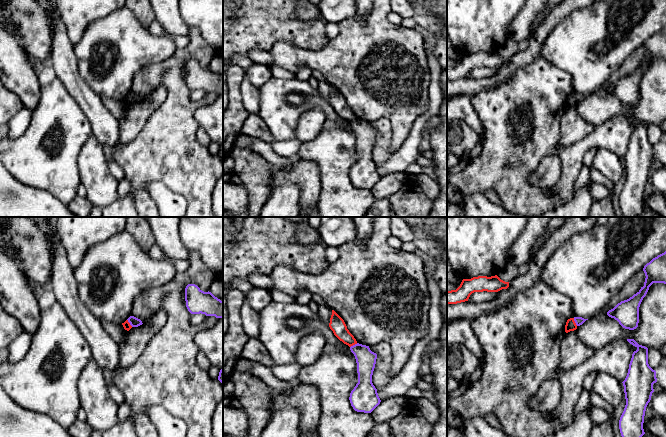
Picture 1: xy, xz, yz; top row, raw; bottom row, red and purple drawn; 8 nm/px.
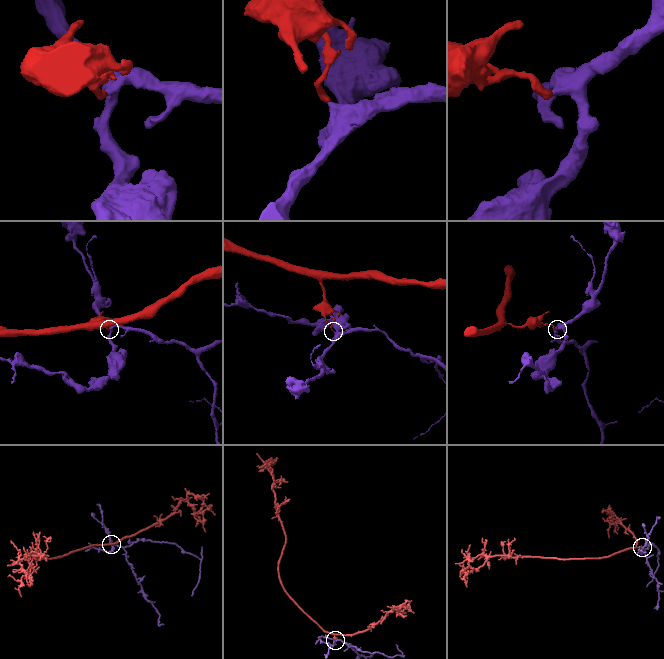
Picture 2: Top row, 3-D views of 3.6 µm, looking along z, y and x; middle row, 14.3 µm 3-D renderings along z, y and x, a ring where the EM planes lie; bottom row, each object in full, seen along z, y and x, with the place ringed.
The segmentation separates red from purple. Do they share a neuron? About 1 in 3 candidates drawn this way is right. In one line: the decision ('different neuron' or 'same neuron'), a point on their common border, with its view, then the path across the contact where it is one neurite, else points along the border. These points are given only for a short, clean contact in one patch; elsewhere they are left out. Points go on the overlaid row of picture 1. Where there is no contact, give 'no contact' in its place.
different neuron; contact yz (574, 322); border yz (573, 318), (577, 325)

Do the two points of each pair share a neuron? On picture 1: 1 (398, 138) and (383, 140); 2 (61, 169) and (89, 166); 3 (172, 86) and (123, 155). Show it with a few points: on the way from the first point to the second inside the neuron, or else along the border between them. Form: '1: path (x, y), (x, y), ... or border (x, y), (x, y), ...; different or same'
1: border (382, 117), (390, 123), (392, 152); different
2: border (83, 144), (78, 155), (80, 182); different
3: path (172, 105), (172, 114), (142, 144); same

